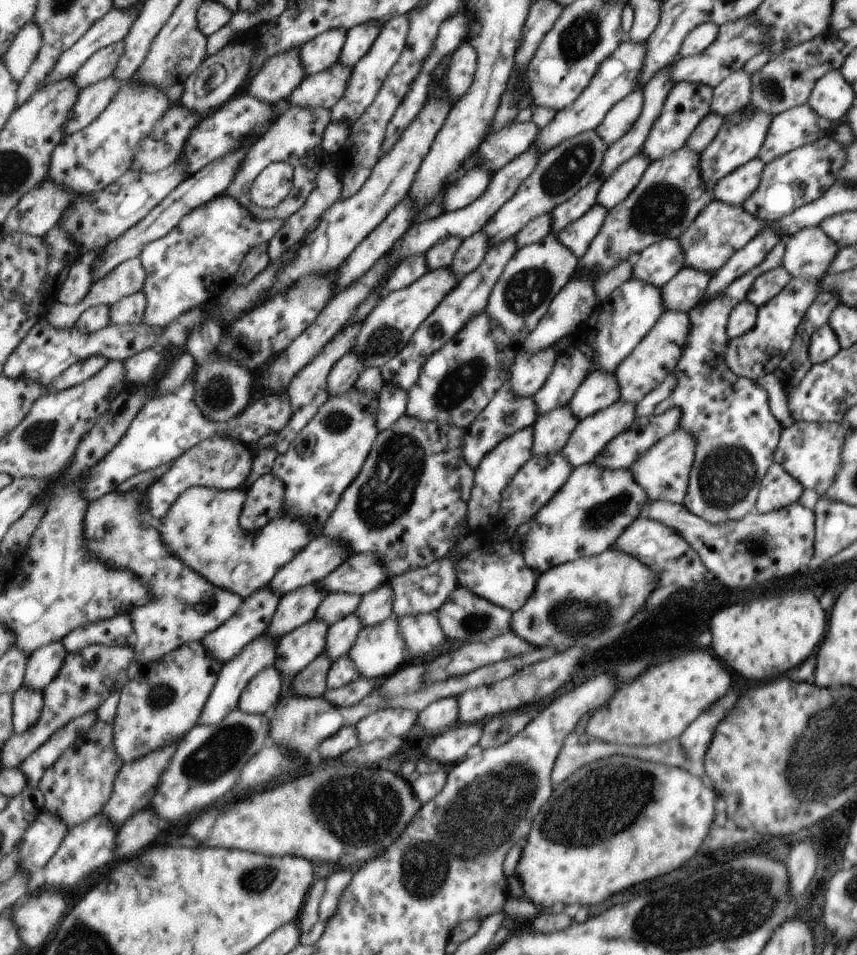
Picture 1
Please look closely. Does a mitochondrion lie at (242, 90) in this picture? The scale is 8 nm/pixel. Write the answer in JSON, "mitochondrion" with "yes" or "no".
{"mitochondrion":"no"}

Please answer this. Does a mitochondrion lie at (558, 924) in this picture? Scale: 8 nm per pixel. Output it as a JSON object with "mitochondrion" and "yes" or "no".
{"mitochondrion":"no"}

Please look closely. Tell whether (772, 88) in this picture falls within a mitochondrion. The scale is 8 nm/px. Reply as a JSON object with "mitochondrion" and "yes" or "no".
{"mitochondrion":"yes"}

